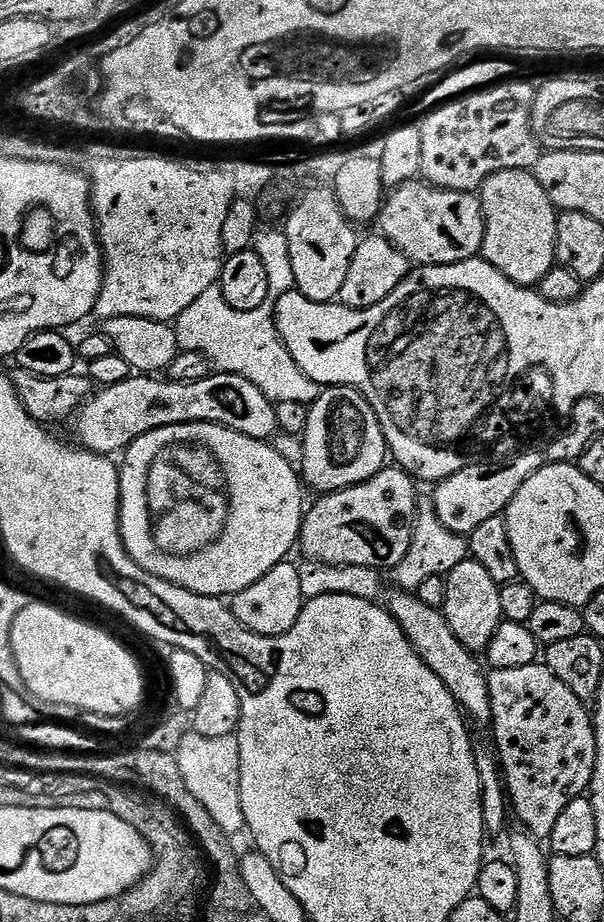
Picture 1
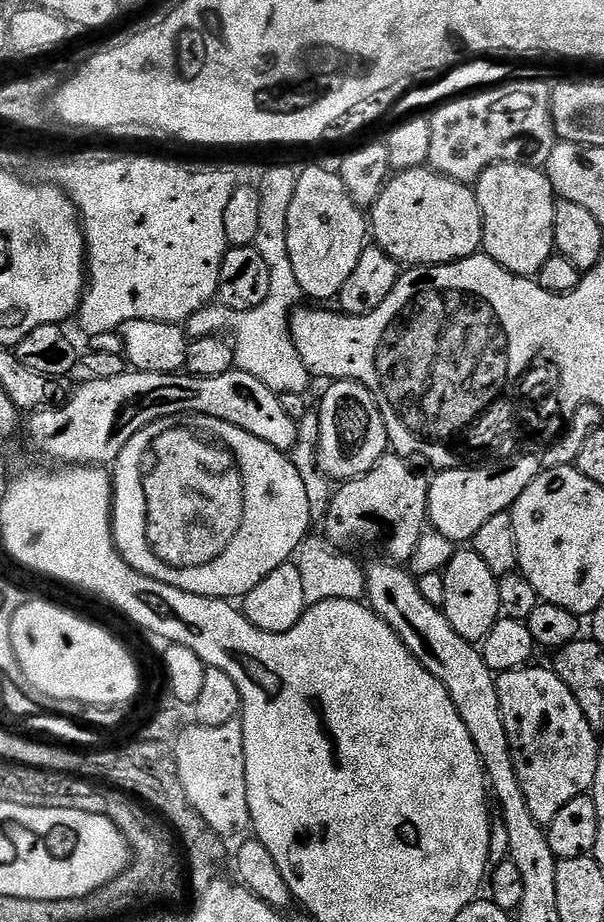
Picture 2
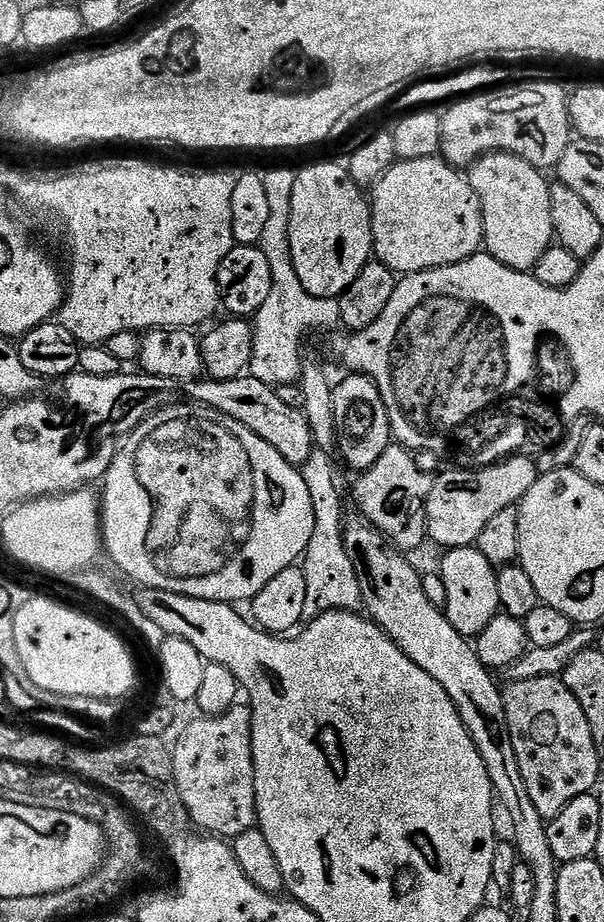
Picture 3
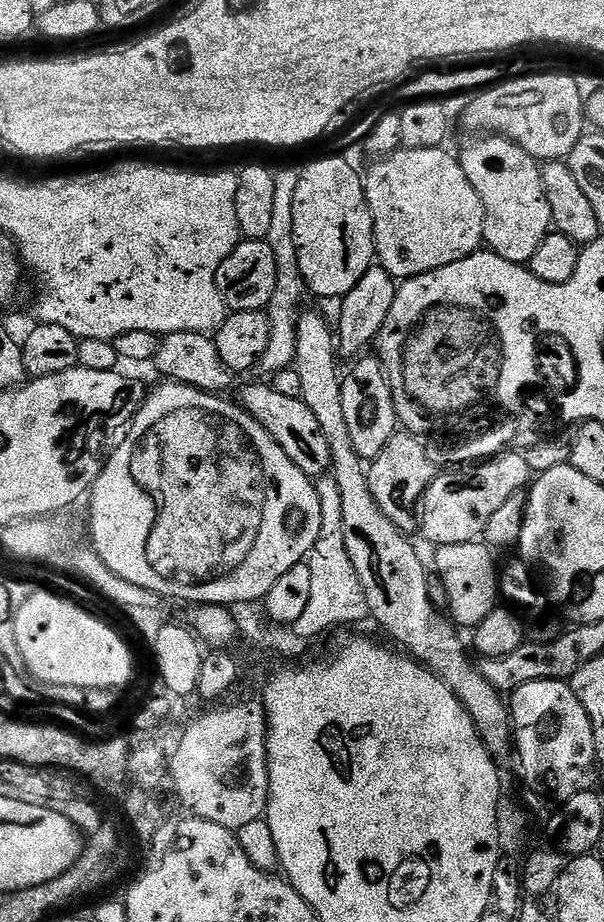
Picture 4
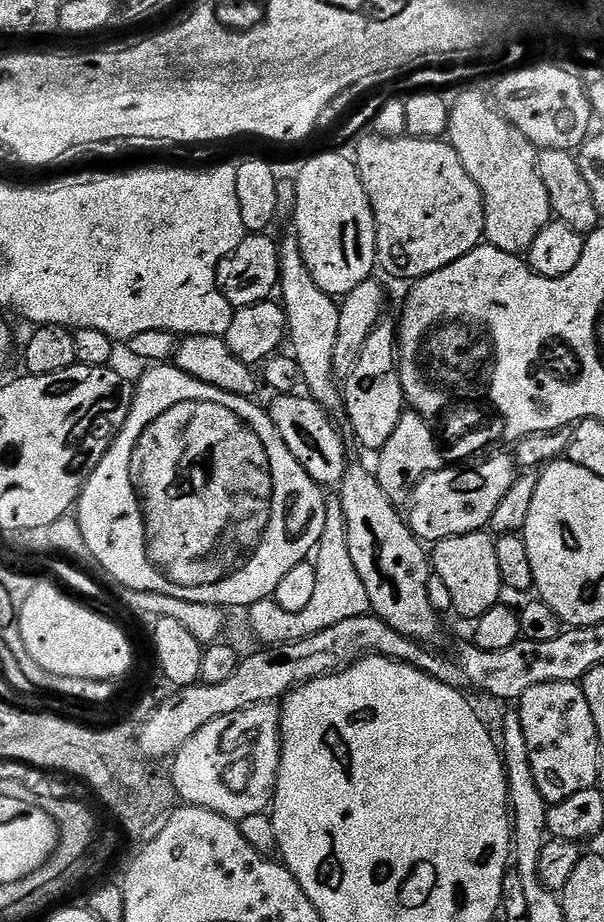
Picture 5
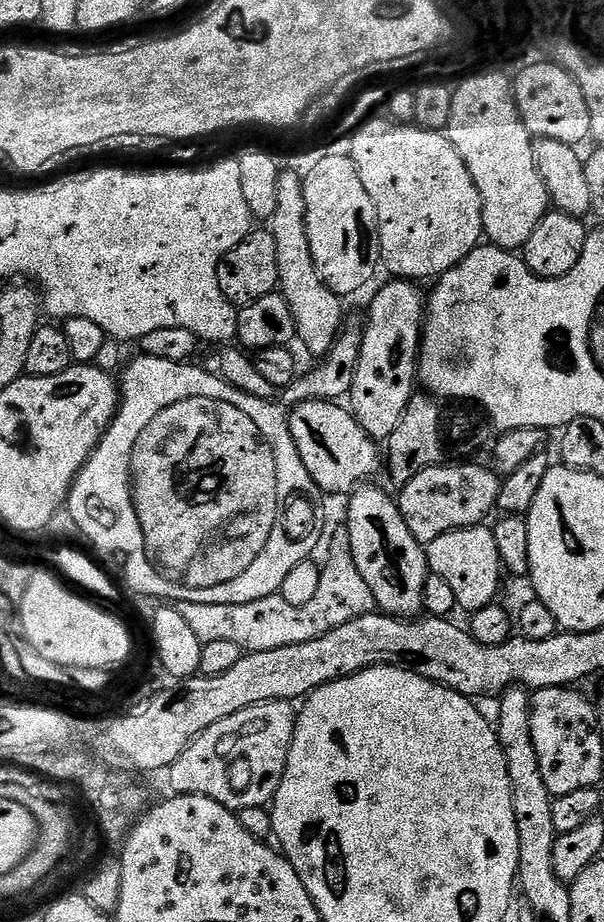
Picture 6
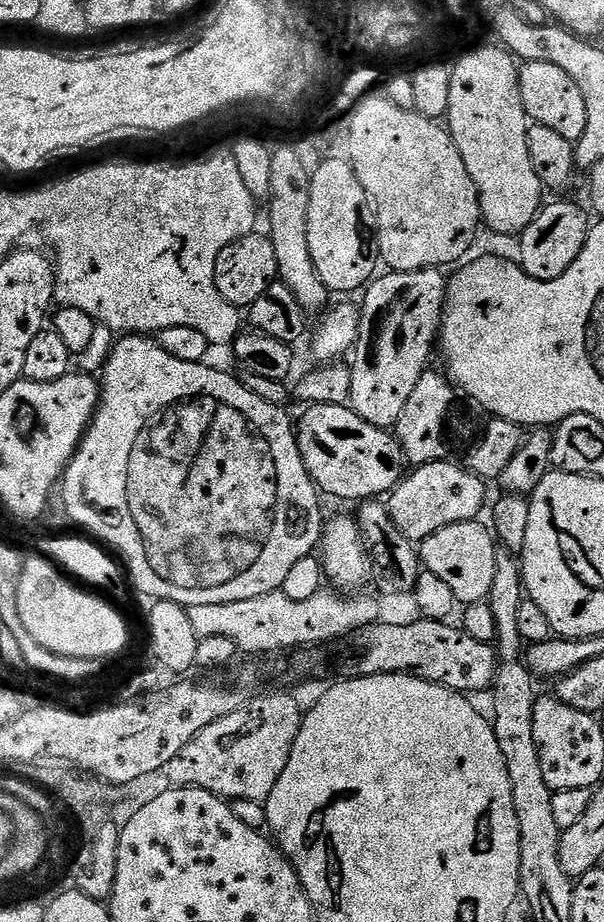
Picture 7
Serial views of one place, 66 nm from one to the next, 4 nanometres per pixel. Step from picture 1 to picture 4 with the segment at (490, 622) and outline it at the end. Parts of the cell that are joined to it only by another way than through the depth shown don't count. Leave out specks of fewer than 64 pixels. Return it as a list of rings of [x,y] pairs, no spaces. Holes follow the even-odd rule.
[[[471,540],[461,544],[441,544],[435,549],[435,552],[435,571],[442,574],[444,579],[448,599],[447,611],[450,613],[451,619],[461,629],[475,629],[476,625],[482,622],[482,618],[486,618],[486,614],[490,614],[498,606],[498,560],[492,557],[495,556],[493,549],[483,542]]]

